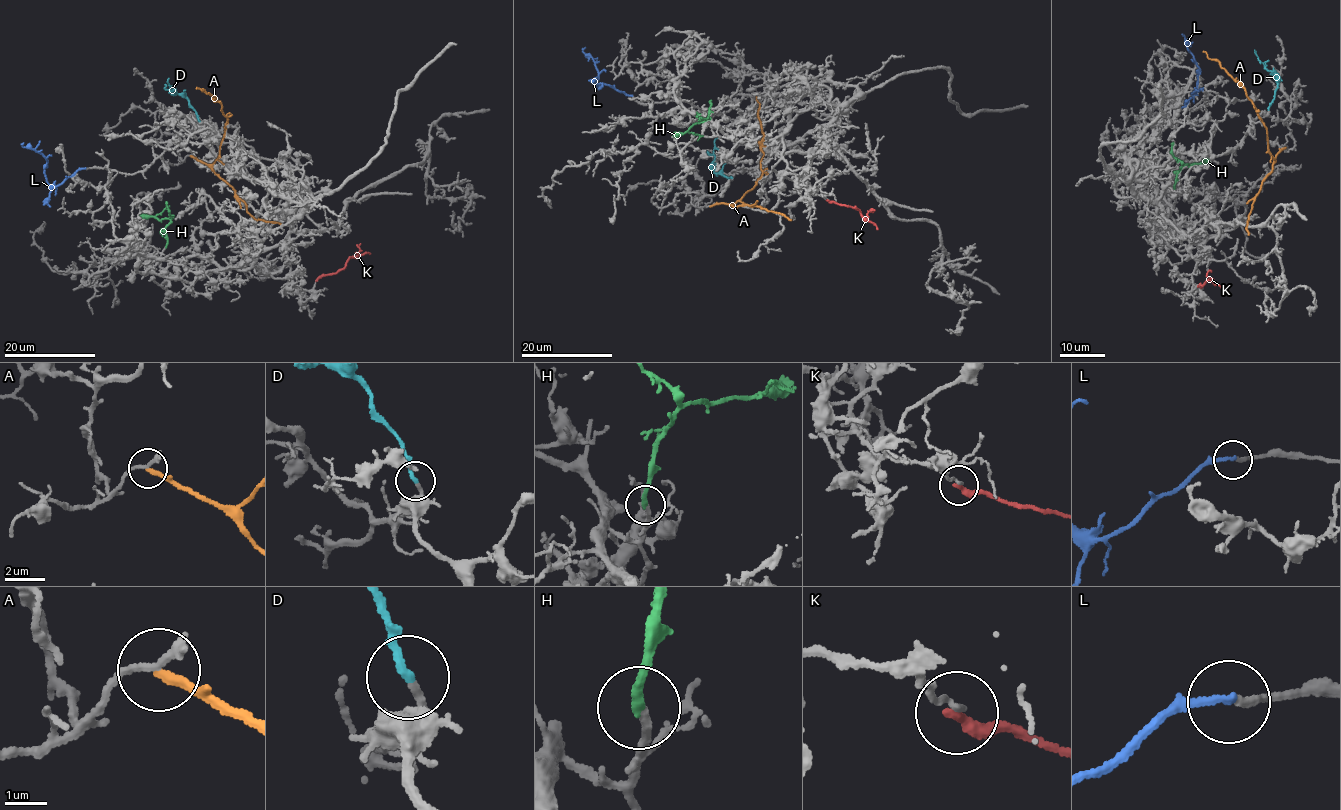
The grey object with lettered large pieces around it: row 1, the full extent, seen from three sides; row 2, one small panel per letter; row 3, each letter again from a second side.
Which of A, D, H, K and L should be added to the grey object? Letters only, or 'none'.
D, H, L

